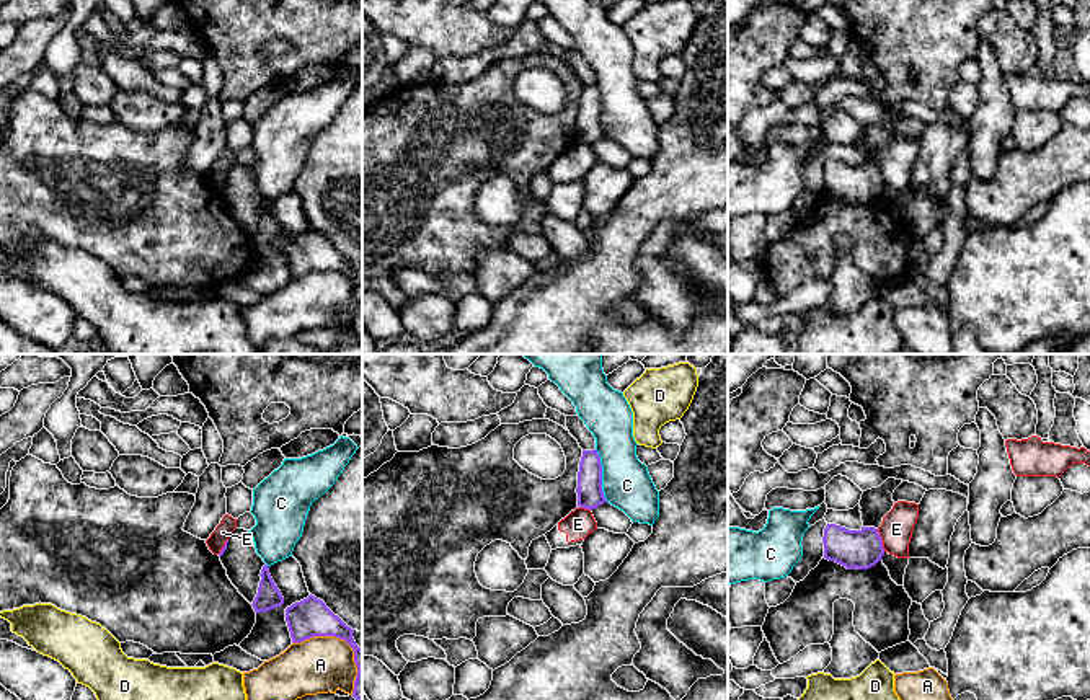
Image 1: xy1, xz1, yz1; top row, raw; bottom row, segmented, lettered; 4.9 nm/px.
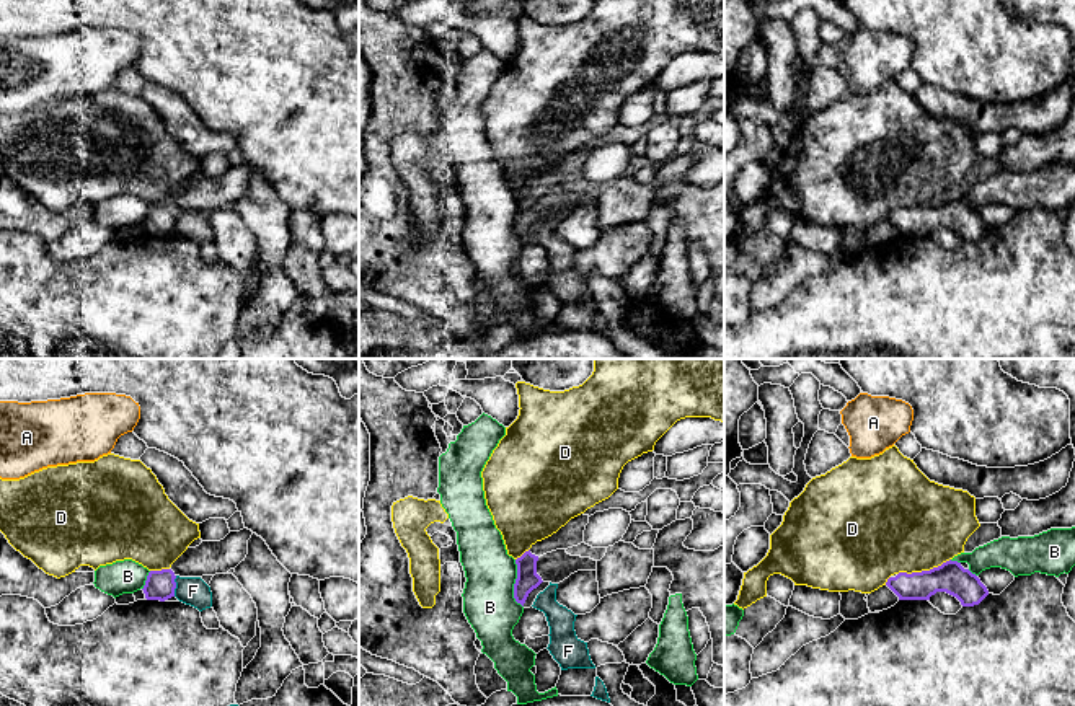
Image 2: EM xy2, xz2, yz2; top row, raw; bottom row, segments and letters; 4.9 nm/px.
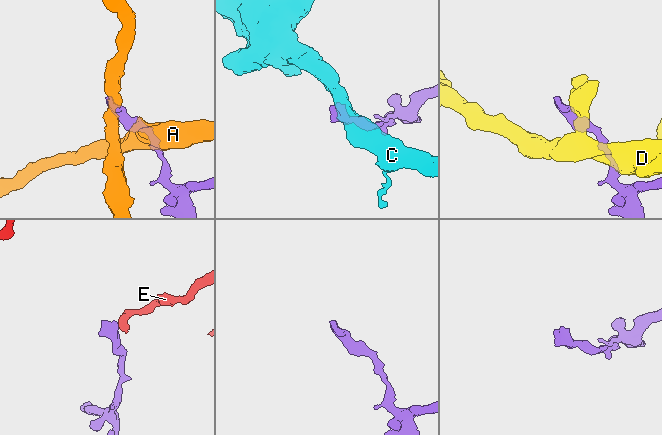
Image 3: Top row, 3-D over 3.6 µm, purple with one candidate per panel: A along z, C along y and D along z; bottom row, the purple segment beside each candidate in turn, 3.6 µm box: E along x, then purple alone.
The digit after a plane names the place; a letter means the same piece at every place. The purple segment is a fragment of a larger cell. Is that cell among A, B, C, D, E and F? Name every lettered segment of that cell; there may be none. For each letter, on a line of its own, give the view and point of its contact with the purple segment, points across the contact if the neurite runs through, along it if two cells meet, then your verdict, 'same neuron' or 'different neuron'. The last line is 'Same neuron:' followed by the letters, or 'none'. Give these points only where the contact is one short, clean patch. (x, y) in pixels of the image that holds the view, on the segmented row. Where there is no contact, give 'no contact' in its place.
A: contact xy1 (345, 640); different neuron
B: contact xz2 (514, 584); different neuron
C: contact xz1 (601, 475); border xz1 (594, 449), (601, 464), (601, 490), (607, 501); different neuron
D: contact yz2 (924, 571); border yz2 (950, 558), (929, 569), (898, 574); different neuron
E: contact yz1 (881, 540); border yz1 (877, 529), (885, 550); different neuron
F: contact xy2 (175, 586); border xy2 (176, 576), (173, 595); different neuron
Same neuron: none

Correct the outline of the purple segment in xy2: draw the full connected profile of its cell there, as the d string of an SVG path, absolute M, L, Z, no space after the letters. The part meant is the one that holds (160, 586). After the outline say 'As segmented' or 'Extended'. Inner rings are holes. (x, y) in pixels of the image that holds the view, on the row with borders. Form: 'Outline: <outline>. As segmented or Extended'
Outline: M243 528L230 532L220 541L202 541L196 548L188 548L170 569L150 571L144 585L147 600L165 602L175 597L176 582L179 577L202 577L227 574L235 569L248 554L248 540L253 532Z. Extended

